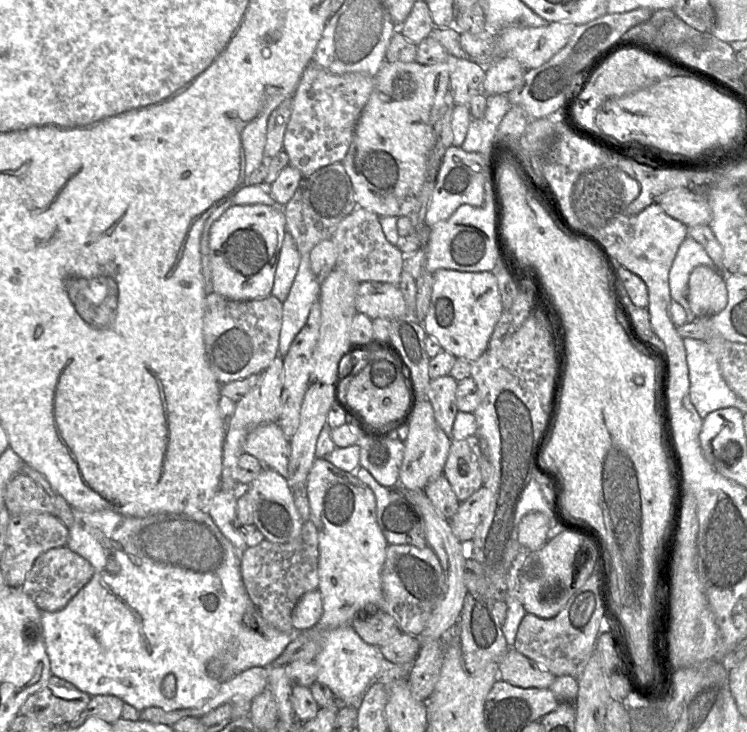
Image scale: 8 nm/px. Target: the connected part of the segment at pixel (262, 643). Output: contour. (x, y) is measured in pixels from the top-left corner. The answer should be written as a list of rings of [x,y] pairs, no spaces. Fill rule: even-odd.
[[[72,509],[72,513],[74,520],[68,528],[69,537],[66,547],[86,559],[93,567],[94,574],[64,608],[56,612],[41,612],[41,624],[51,674],[73,684],[80,691],[90,696],[116,696],[139,712],[149,707],[159,707],[168,712],[199,708],[217,694],[222,682],[249,668],[271,666],[285,648],[303,632],[295,629],[291,632],[279,631],[262,617],[251,601],[242,580],[241,553],[237,552],[221,533],[207,511],[197,511],[192,514],[156,514],[143,518],[124,516],[111,510],[84,512]],[[211,660],[218,660],[223,667],[216,676],[207,672],[207,664]],[[168,674],[174,674],[176,678],[175,693],[170,698],[162,693],[162,683]]]

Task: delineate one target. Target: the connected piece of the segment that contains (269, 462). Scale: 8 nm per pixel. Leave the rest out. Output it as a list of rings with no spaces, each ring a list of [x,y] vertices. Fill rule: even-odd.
[[[276,422],[258,425],[251,430],[244,442],[244,452],[254,456],[264,468],[282,477],[288,477],[290,440]]]

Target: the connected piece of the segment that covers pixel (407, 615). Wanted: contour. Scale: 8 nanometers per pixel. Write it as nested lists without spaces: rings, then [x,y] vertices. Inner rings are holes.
[[[388,545],[381,572],[381,587],[384,611],[396,621],[403,633],[417,637],[443,599],[446,580],[439,559],[429,546]]]

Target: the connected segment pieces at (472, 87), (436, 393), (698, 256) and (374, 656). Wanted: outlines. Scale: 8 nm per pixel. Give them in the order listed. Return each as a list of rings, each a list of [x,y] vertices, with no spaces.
[[[450,57],[450,91],[455,104],[468,106],[471,98],[482,92],[486,68],[476,62]]]
[[[450,375],[431,379],[427,389],[435,420],[448,437],[451,437],[454,420],[458,413],[456,389],[458,382]]]
[[[688,236],[681,243],[669,273],[670,296],[685,310],[686,323],[692,323],[696,319],[688,302],[688,282],[692,270],[700,265],[716,269],[704,247]]]
[[[351,625],[335,628],[327,633],[320,645],[320,651],[313,661],[317,665],[316,681],[330,688],[341,705],[358,709],[371,683],[379,677],[385,662],[379,647],[364,642]]]

